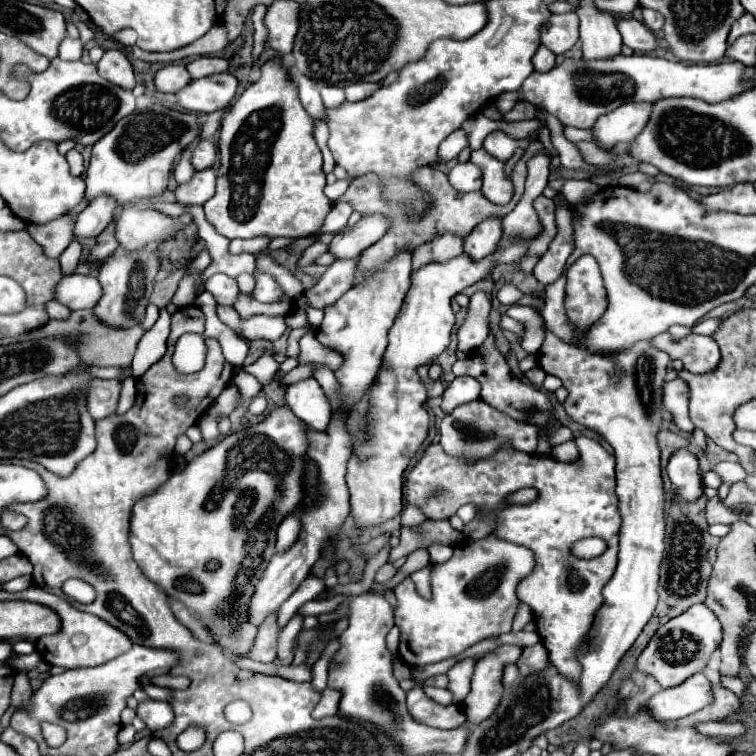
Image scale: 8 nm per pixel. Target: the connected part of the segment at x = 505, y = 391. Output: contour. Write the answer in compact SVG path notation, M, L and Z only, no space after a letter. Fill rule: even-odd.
M489 334L487 340L477 350L467 354L465 360L457 360L453 364L453 374L455 376L473 376L473 378L477 378L479 384L481 384L481 400L487 402L489 406L493 406L495 410L515 418L515 420L527 418L531 414L531 410L549 410L549 412L553 410L547 394L543 394L541 390L521 382L517 376L511 374L507 360L495 348L495 336L493 334Z

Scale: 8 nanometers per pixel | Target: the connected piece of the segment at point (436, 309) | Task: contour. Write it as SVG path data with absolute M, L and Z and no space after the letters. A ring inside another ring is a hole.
M505 248L485 256L481 262L475 262L463 252L455 256L455 260L447 260L447 264L425 264L411 274L411 288L389 330L389 346L371 390L371 422L367 430L359 432L347 470L351 516L361 528L381 524L403 510L401 476L429 430L429 414L425 410L427 392L415 370L421 364L435 362L435 358L447 348L455 324L451 298L467 286L483 280L497 264L505 264L503 256Z

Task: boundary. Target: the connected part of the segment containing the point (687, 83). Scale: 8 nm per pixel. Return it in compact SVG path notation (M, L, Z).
M633 54L633 56L615 56L609 60L591 60L585 62L581 58L573 60L563 60L561 66L555 66L553 70L539 74L533 72L521 86L523 100L531 102L533 106L543 106L549 114L557 116L563 126L577 126L577 128L591 128L595 124L595 118L613 112L617 106L625 102L633 102L635 98L639 102L655 102L661 98L681 98L681 96L691 96L691 98L701 98L705 102L723 102L729 100L731 96L737 96L737 92L747 92L747 84L739 84L743 80L741 76L751 72L749 66L739 64L739 62L721 62L721 64L683 64L683 62L671 62L663 58L655 58L649 54Z

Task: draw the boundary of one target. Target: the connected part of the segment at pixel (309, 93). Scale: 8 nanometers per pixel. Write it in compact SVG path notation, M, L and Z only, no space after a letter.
M291 74L291 80L297 84L297 90L299 90L299 100L303 104L303 108L307 110L307 114L311 118L319 118L323 120L325 116L325 106L321 102L321 96L319 96L319 90L315 86L315 82L311 84L311 80L307 76L299 76L299 74Z

